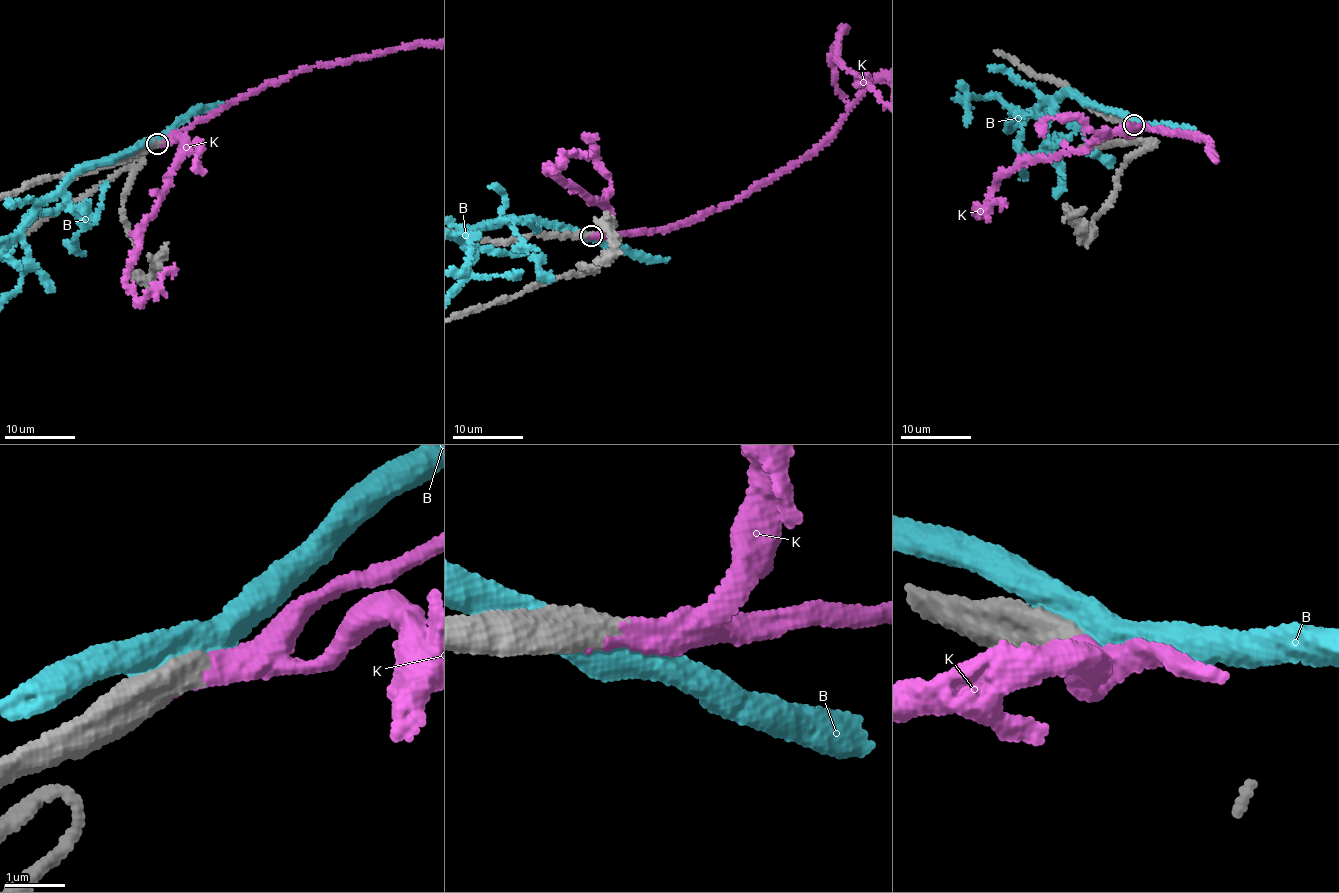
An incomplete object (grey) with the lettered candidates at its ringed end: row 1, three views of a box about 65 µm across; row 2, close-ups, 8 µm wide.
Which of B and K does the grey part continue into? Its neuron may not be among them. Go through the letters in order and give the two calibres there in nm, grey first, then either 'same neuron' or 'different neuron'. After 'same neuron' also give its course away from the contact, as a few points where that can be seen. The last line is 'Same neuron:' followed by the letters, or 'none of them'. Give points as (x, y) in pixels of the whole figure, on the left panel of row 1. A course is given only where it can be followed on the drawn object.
B: 700/550 nm | different neuron
K: 600/360 nm | same neuron
Same neuron: K

